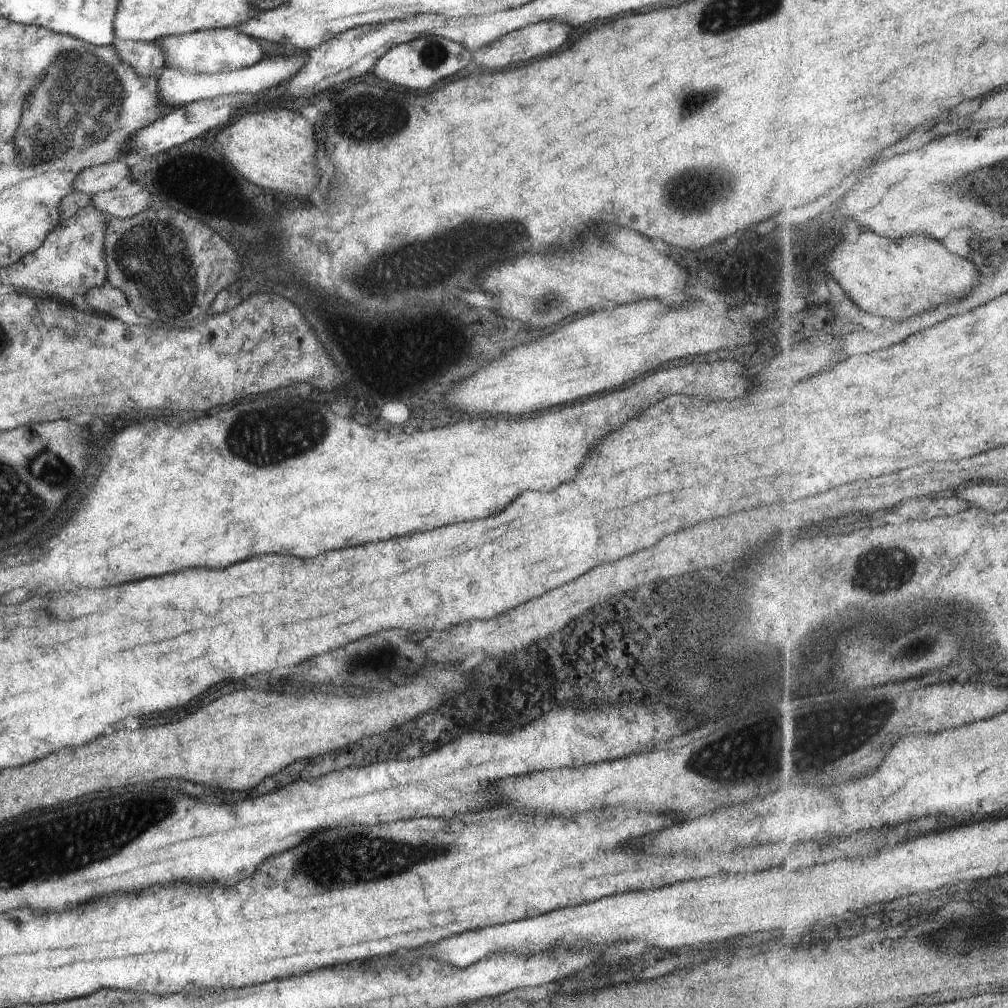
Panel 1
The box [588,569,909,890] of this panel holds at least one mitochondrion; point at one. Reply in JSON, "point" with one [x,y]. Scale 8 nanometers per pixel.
{"point":[833,731]}

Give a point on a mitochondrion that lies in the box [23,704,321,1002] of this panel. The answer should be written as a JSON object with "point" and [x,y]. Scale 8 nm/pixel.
{"point":[108,848]}

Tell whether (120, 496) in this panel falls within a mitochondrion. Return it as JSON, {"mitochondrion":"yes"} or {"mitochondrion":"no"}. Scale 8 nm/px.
{"mitochondrion":"no"}

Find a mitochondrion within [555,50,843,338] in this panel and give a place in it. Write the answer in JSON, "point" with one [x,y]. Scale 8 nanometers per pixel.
{"point":[691,101]}

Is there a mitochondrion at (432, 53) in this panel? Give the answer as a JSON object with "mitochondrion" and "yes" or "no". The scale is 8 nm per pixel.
{"mitochondrion":"yes"}

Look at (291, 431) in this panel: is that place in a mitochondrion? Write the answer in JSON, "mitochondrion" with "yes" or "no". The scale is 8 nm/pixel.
{"mitochondrion":"yes"}

